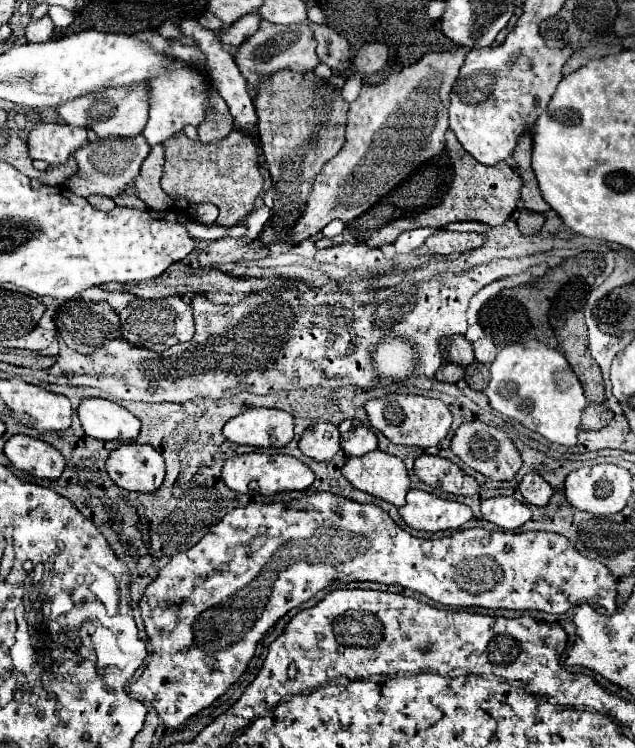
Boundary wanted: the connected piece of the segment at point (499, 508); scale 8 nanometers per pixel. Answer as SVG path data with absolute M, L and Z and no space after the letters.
M496 496L482 502L482 518L504 530L520 528L530 516L530 508L512 496Z

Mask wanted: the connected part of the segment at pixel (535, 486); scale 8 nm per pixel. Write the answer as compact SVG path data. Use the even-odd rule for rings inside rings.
M528 472L522 482L520 482L520 492L522 496L526 498L526 502L530 504L536 504L536 506L542 506L542 504L548 504L550 496L552 496L552 486L536 472Z

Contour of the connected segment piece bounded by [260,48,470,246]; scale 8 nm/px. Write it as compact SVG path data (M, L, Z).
M458 48L444 54L426 54L402 72L390 74L382 84L364 84L356 102L350 104L346 142L322 168L320 176L316 176L304 216L296 222L296 236L288 240L274 232L274 228L266 228L266 232L260 234L260 240L266 246L270 242L298 244L336 218L350 222L408 178L418 164L440 154L448 130L450 90L468 52L468 48Z

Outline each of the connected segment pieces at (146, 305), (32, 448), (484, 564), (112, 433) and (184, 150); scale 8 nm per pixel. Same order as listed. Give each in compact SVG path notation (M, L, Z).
M168 296L160 300L140 300L136 298L120 312L120 332L122 338L134 346L144 346L162 352L178 342L188 342L194 336L194 316L192 306L184 302L182 296Z
M14 434L4 446L4 454L14 468L38 478L58 478L64 470L66 458L52 444L26 434Z
M314 492L310 494L304 504L284 504L284 502L268 502L268 504L258 504L258 502L250 502L248 506L240 506L232 512L228 512L216 526L210 528L210 532L192 548L188 548L186 552L180 552L176 556L172 556L172 560L158 572L156 580L144 590L144 596L140 600L140 608L142 608L142 620L146 626L146 636L150 640L152 646L152 656L148 666L144 668L142 676L130 684L130 692L134 696L140 696L142 700L148 700L160 720L164 722L166 728L178 728L180 724L186 722L186 718L198 714L200 710L208 708L218 696L222 696L246 670L250 658L254 656L256 644L262 640L262 636L266 634L266 630L276 624L276 620L280 620L286 612L290 612L292 608L298 608L300 604L308 602L316 592L320 592L322 588L328 588L336 582L346 584L346 582L354 582L354 580L372 580L372 582L382 582L382 584L400 584L404 588L410 588L414 592L426 594L428 598L432 598L434 602L440 603L450 608L506 608L506 610L540 610L540 612L548 612L548 614L564 614L568 608L572 606L580 606L584 602L600 606L604 610L608 610L608 614L616 612L618 604L616 604L616 578L612 576L612 572L608 568L604 568L604 564L590 560L586 556L582 556L574 544L556 532L504 532L504 530L484 530L484 528L470 528L470 530L460 530L452 536L438 538L434 540L422 538L414 538L410 532L402 530L390 516L388 512L380 510L374 504L358 504L354 500L330 494L330 492Z
M82 398L78 418L88 436L98 440L134 440L140 420L126 408L104 398Z
M234 128L226 138L204 144L200 140L190 140L184 132L178 132L164 140L164 174L160 186L170 196L182 196L188 202L212 202L220 208L218 224L236 226L240 224L256 206L262 194L264 178L258 164L258 148L252 136Z

